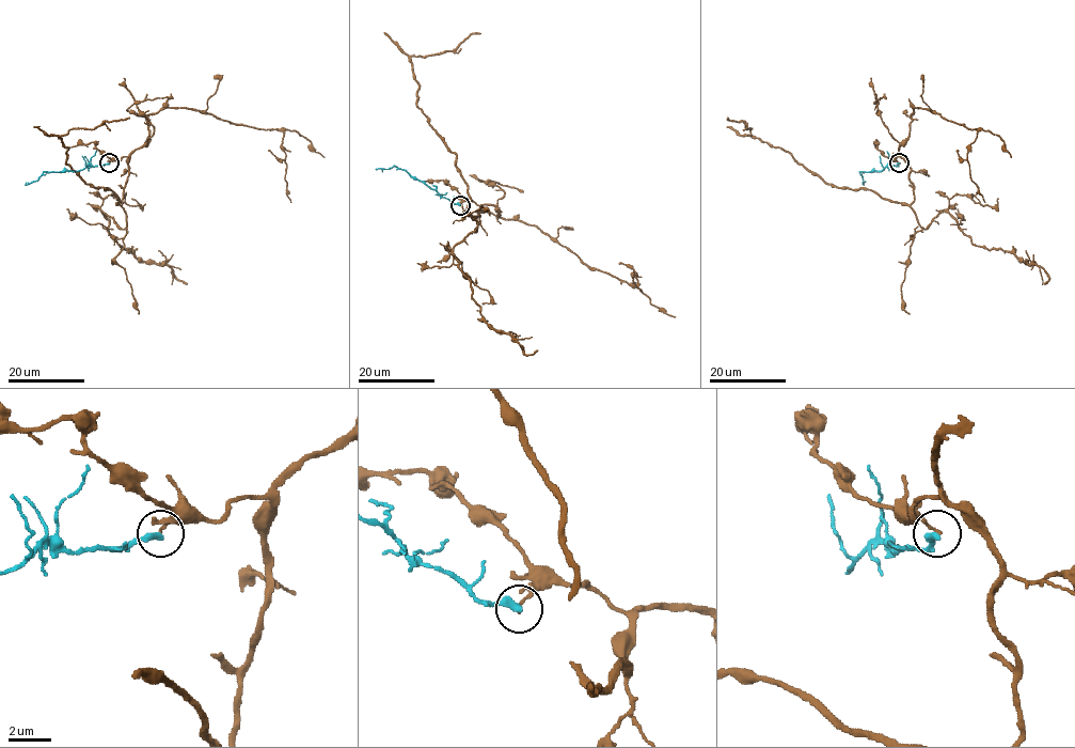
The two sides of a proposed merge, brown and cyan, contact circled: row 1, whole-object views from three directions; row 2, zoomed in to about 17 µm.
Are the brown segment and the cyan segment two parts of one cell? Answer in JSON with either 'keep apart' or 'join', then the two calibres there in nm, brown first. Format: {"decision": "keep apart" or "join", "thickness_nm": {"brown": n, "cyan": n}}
{"decision": "keep apart", "thickness_nm": {"brown": 150, "cyan": 360}}

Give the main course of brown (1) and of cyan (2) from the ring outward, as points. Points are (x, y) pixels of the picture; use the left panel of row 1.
1: (109, 164), (129, 157), (121, 205), (66, 164), (60, 137), (129, 118)
2: (109, 164), (78, 171), (44, 172), (37, 181), (26, 182)

